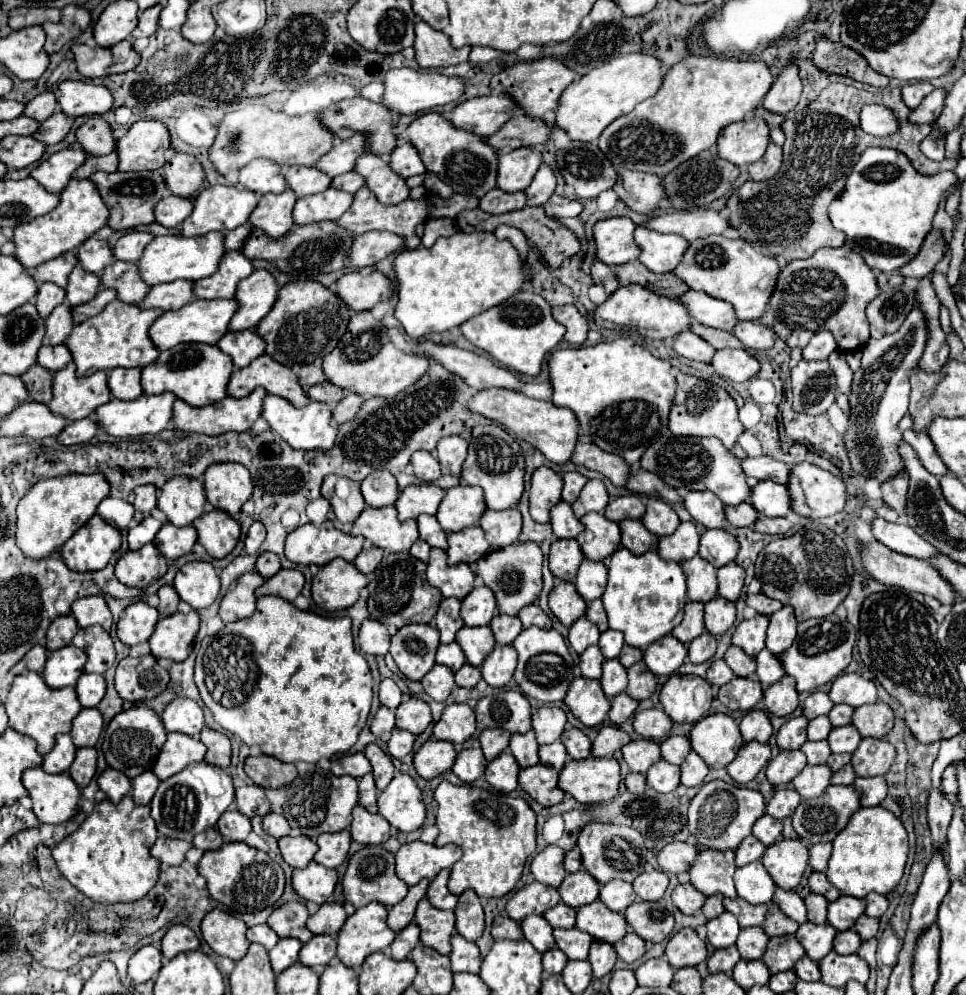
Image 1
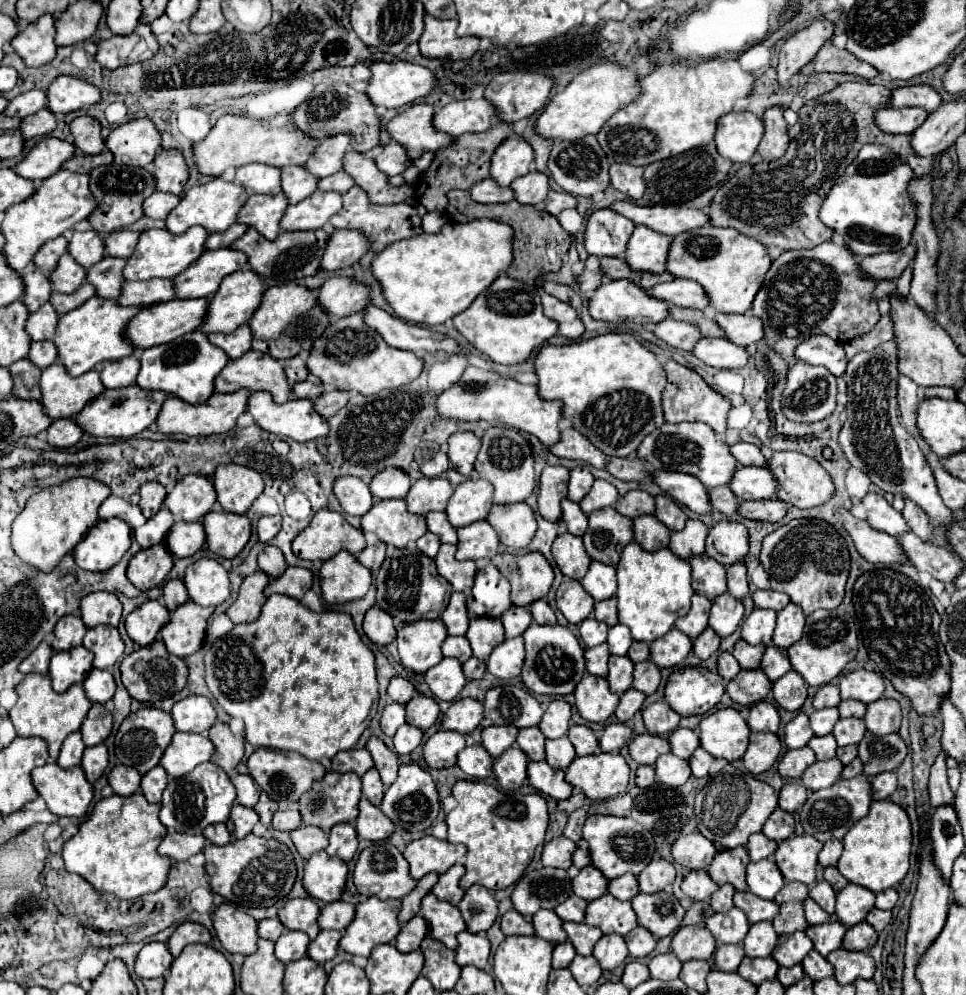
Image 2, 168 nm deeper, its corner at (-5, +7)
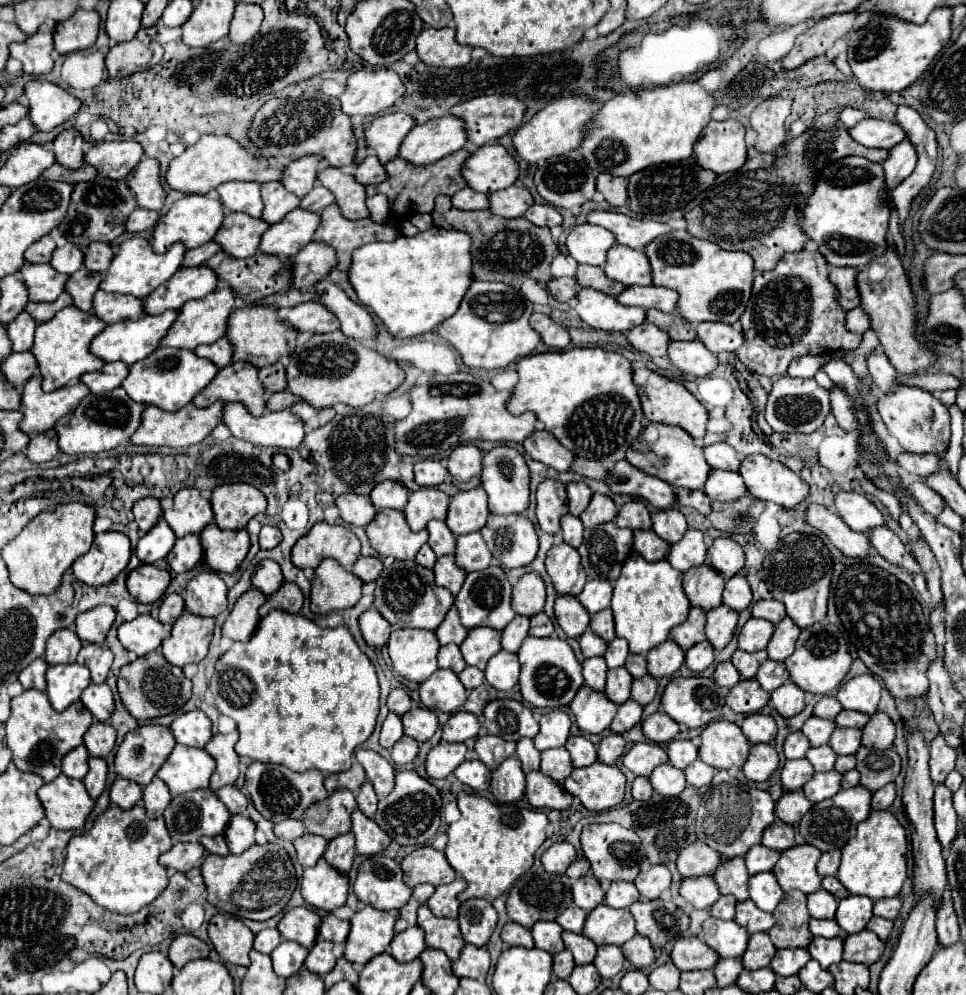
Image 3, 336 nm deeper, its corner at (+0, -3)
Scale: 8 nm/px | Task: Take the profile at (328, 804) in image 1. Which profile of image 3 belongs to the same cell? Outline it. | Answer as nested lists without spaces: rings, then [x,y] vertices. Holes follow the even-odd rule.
[[[340,788],[328,798],[312,804],[302,816],[302,822],[310,834],[332,840],[338,834],[350,832],[350,814],[354,812],[354,808],[354,794],[346,788]]]

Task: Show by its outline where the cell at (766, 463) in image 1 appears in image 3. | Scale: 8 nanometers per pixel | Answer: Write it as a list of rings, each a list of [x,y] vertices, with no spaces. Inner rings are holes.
[[[712,444],[712,446],[706,446],[704,450],[706,454],[706,460],[710,462],[712,468],[720,468],[720,470],[732,470],[732,472],[738,472],[740,470],[740,460],[736,456],[736,450],[728,444]]]

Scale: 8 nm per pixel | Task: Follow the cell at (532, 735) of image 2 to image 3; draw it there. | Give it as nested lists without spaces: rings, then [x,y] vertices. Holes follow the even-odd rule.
[[[522,738],[522,740],[516,742],[516,756],[520,758],[522,770],[526,774],[540,768],[540,752],[534,748],[534,744],[532,744],[530,738]]]

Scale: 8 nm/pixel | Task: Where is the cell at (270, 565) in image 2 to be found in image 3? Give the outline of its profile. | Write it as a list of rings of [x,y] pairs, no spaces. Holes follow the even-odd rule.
[[[274,560],[260,562],[252,574],[252,586],[262,590],[266,596],[274,594],[274,590],[278,590],[278,586],[282,586],[282,582],[284,582],[284,578],[282,578],[280,566]]]

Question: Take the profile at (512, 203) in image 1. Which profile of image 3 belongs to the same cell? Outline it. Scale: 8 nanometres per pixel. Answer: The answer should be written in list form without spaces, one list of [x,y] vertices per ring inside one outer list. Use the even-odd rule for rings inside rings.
[[[462,188],[452,196],[452,204],[462,210],[488,210],[490,200],[486,194],[480,194],[472,188]]]

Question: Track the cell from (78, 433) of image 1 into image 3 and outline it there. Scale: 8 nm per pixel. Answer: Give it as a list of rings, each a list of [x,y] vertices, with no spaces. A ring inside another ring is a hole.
[[[54,430],[46,432],[46,434],[36,434],[28,448],[26,448],[26,456],[40,464],[40,462],[48,462],[52,458],[56,458],[60,454],[60,448],[58,448],[58,436],[54,434]]]

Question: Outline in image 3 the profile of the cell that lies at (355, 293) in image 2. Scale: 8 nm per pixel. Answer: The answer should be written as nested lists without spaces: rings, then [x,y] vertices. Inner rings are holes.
[[[304,302],[284,314],[284,320],[300,332],[334,332],[338,330],[338,318],[320,302]]]

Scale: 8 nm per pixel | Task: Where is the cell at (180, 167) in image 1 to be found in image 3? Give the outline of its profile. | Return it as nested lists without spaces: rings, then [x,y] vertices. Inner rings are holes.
[[[142,158],[136,170],[128,176],[130,190],[138,198],[138,206],[148,210],[160,210],[166,200],[166,190],[160,182],[160,164],[154,158]]]

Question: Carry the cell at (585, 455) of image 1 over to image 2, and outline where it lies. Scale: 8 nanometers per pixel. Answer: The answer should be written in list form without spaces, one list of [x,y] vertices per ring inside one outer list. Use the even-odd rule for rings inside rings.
[[[571,426],[561,428],[559,444],[551,444],[549,450],[555,456],[581,460],[581,462],[585,462],[589,466],[595,466],[595,468],[605,468],[605,460],[607,460],[607,456],[603,452],[599,452],[587,438],[583,438]]]

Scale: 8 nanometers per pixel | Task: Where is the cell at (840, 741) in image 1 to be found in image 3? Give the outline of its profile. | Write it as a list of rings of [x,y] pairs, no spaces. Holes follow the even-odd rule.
[[[836,728],[830,736],[830,746],[836,754],[856,754],[860,748],[862,732],[858,728]]]

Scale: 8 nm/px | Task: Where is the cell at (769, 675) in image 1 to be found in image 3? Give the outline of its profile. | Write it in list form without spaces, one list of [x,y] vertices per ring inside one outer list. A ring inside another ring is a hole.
[[[766,660],[766,662],[762,662],[762,666],[756,672],[756,680],[762,684],[762,688],[766,692],[774,692],[778,686],[786,684],[790,680],[790,676],[788,676],[784,662]]]

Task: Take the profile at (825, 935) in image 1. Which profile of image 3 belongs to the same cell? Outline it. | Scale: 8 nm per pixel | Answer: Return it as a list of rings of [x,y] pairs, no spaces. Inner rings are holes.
[[[816,936],[810,942],[808,952],[822,968],[828,968],[830,964],[836,964],[842,960],[842,944],[844,944],[844,936],[834,936],[834,938]]]

